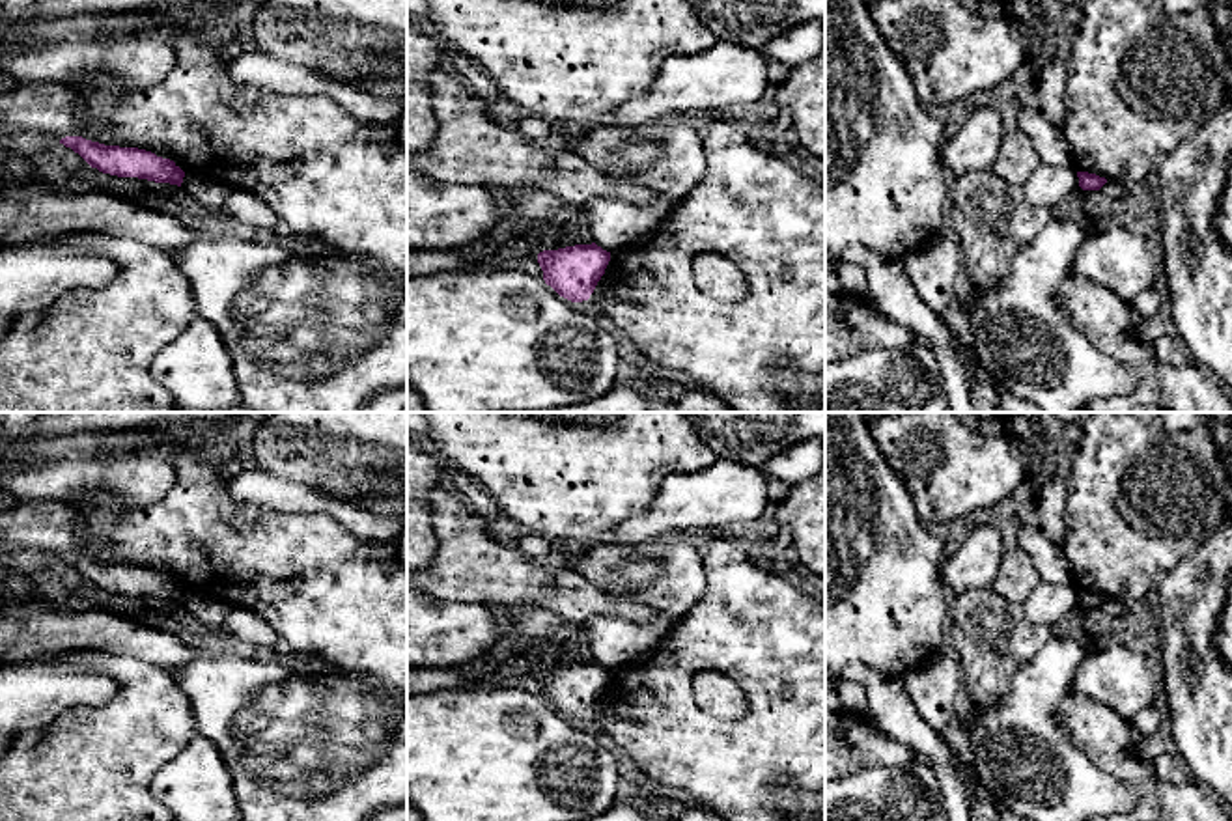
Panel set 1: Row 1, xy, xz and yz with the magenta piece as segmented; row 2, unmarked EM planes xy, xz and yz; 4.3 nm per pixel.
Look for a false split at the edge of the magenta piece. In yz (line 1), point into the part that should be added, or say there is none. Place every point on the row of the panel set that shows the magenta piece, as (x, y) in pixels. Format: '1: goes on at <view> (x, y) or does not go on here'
1: does not go on here

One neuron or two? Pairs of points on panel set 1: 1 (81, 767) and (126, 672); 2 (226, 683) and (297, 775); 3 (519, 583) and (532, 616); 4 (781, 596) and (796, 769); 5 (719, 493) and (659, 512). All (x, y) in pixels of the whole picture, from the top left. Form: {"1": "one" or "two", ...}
{"1": "one", "2": "one", "3": "two", "4": "one", "5": "one"}

